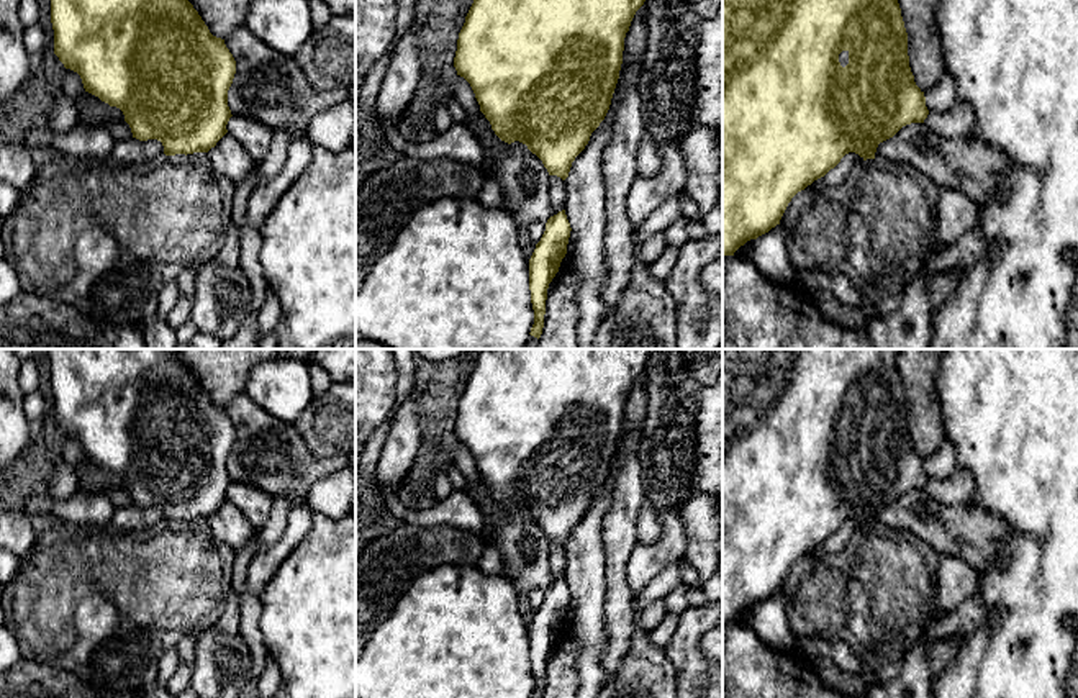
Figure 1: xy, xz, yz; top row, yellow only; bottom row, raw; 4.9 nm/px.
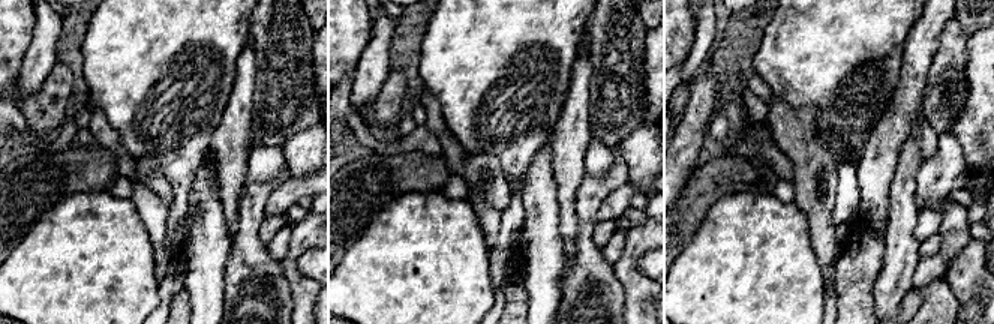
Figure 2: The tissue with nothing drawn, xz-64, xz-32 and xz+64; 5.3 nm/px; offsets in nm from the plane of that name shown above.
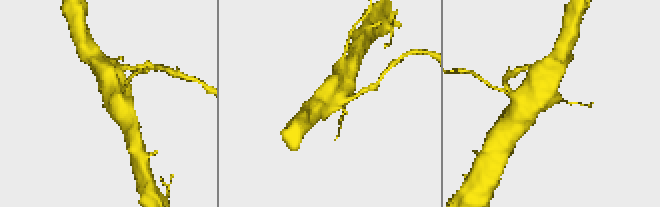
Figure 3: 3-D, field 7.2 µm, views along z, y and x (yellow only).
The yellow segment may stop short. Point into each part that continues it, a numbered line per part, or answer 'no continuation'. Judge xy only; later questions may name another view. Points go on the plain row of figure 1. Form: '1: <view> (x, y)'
no continuation

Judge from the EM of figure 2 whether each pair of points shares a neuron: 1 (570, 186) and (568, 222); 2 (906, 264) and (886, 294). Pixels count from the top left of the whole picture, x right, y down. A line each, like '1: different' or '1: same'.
1: same
2: same

